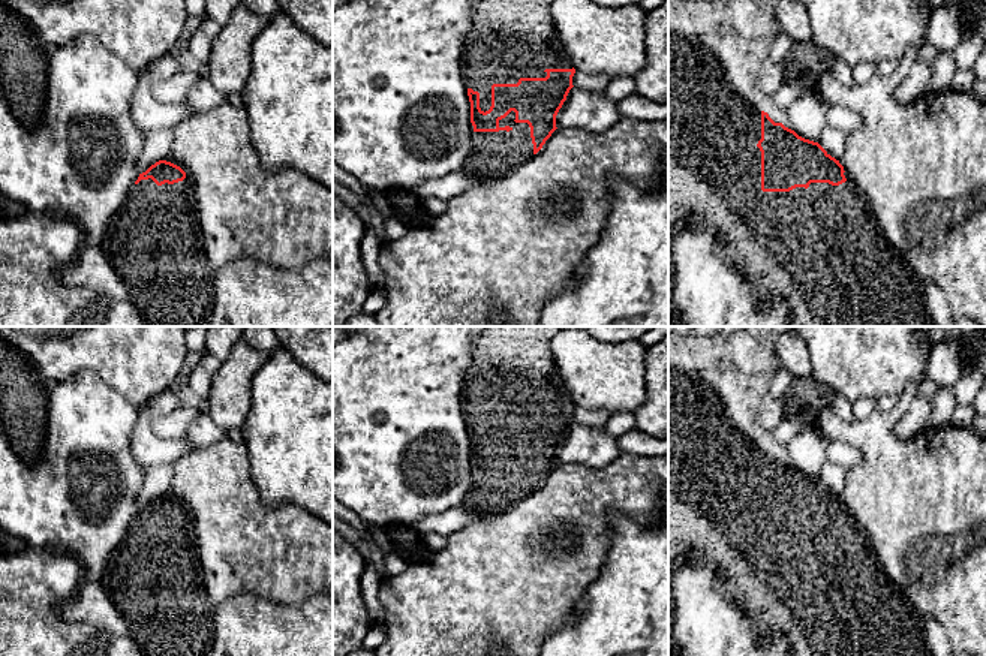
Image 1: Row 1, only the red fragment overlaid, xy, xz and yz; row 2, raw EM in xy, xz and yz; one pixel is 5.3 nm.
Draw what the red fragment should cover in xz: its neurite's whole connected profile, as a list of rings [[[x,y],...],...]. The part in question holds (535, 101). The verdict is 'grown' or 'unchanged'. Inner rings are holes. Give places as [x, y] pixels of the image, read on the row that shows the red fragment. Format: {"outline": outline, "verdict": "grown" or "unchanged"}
{"outline": [[[478,0],[474,25],[462,55],[462,76],[471,102],[472,151],[465,166],[472,175],[492,171],[497,177],[532,159],[551,136],[556,115],[572,85],[575,69],[562,45],[550,6],[554,0]]], "verdict": "grown"}

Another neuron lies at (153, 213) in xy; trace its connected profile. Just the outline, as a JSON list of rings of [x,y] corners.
[[[229,102],[174,127],[172,145],[163,159],[180,166],[190,181],[192,204],[124,202],[114,220],[147,220],[159,226],[163,219],[196,228],[214,270],[232,259],[256,258],[277,268],[300,268],[316,259],[333,261],[333,189],[294,168],[268,171],[250,136],[244,106]]]

